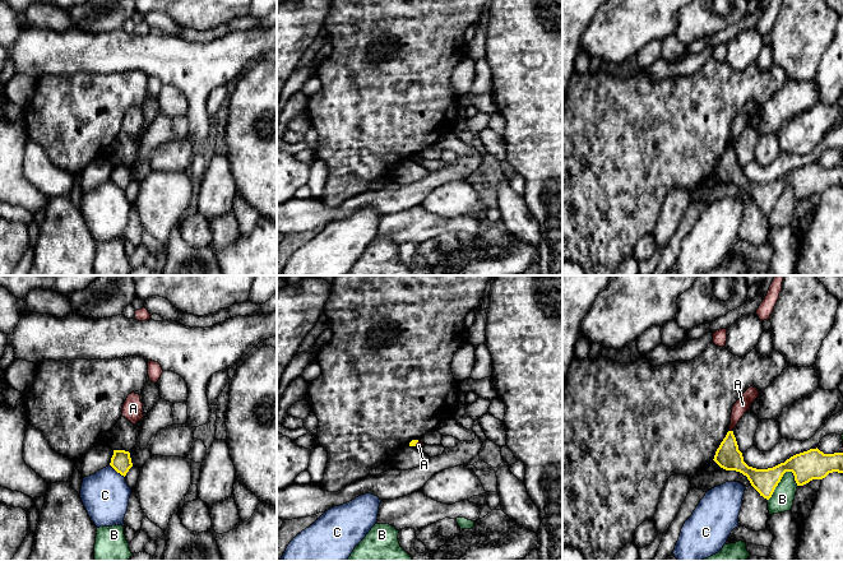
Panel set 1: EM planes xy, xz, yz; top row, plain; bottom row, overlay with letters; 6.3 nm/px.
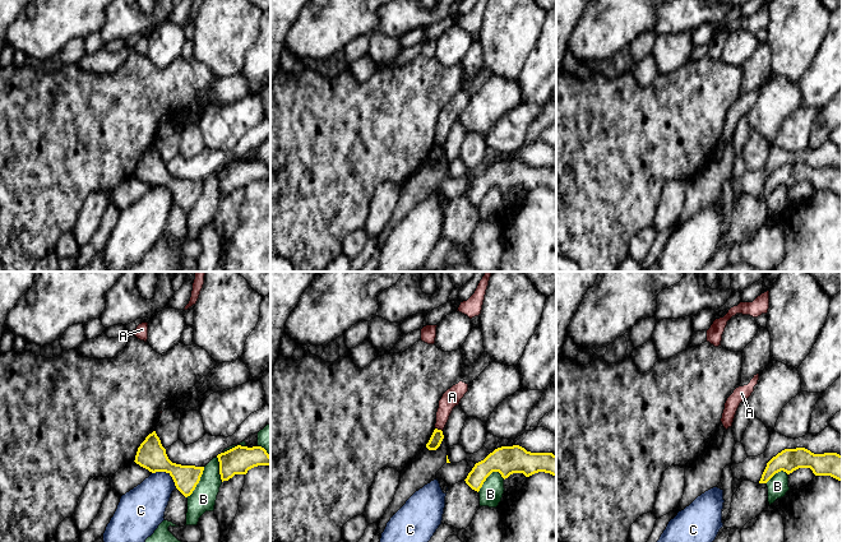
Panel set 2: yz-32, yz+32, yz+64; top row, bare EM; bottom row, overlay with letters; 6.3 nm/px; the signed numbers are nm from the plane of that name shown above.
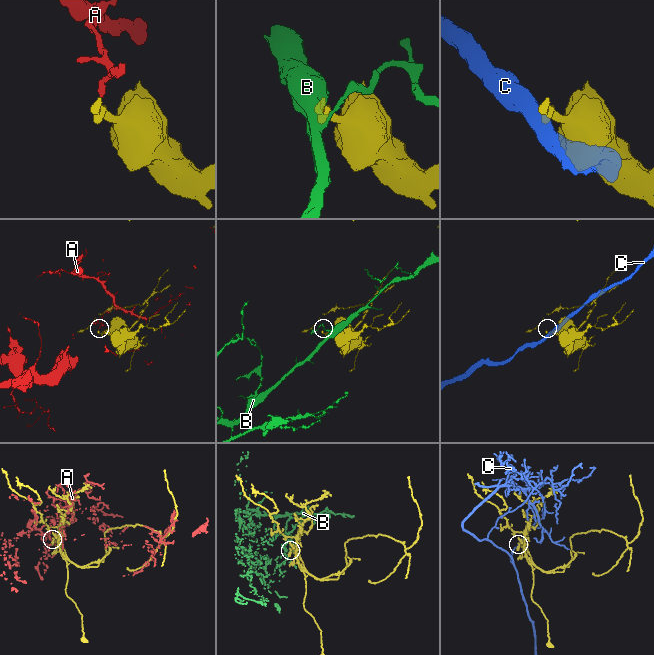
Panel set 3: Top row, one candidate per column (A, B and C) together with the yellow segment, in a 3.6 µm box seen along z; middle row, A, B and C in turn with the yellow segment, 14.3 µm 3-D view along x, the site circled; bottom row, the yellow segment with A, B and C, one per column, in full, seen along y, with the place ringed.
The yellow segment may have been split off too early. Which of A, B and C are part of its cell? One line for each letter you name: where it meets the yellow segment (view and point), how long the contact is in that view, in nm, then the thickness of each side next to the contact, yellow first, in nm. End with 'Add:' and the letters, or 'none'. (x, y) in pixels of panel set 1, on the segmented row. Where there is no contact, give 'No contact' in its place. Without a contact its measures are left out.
Add: none

